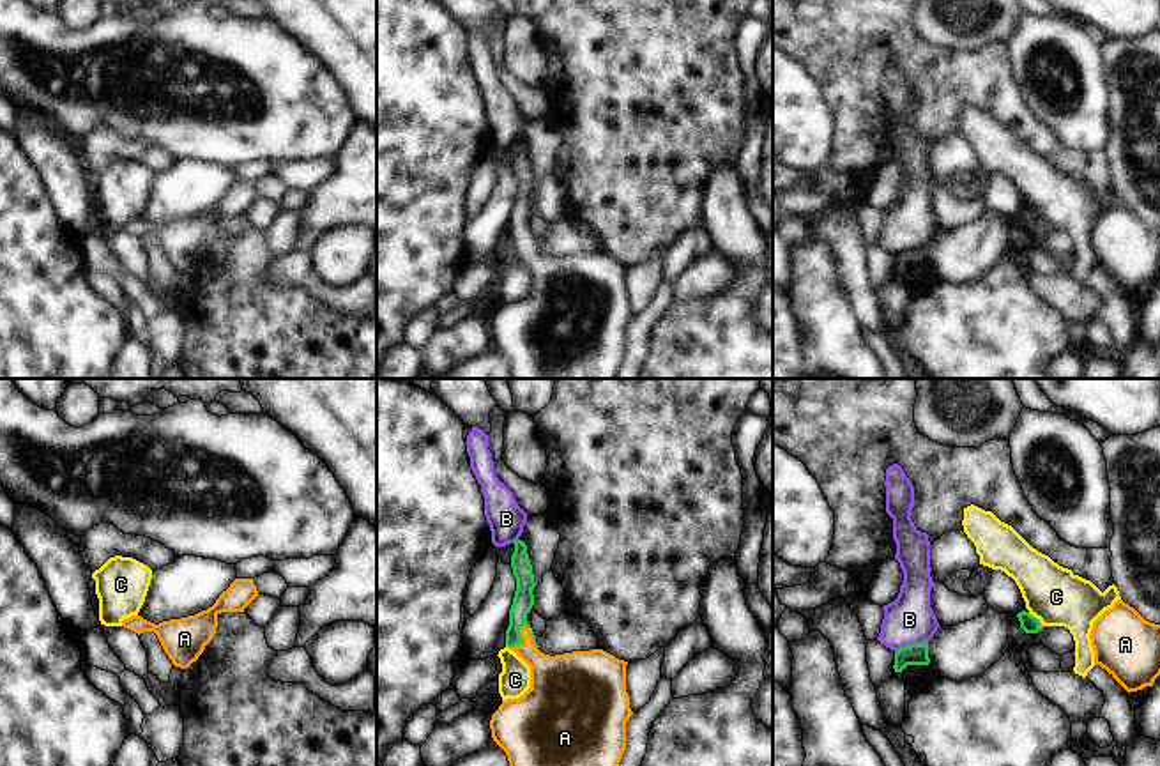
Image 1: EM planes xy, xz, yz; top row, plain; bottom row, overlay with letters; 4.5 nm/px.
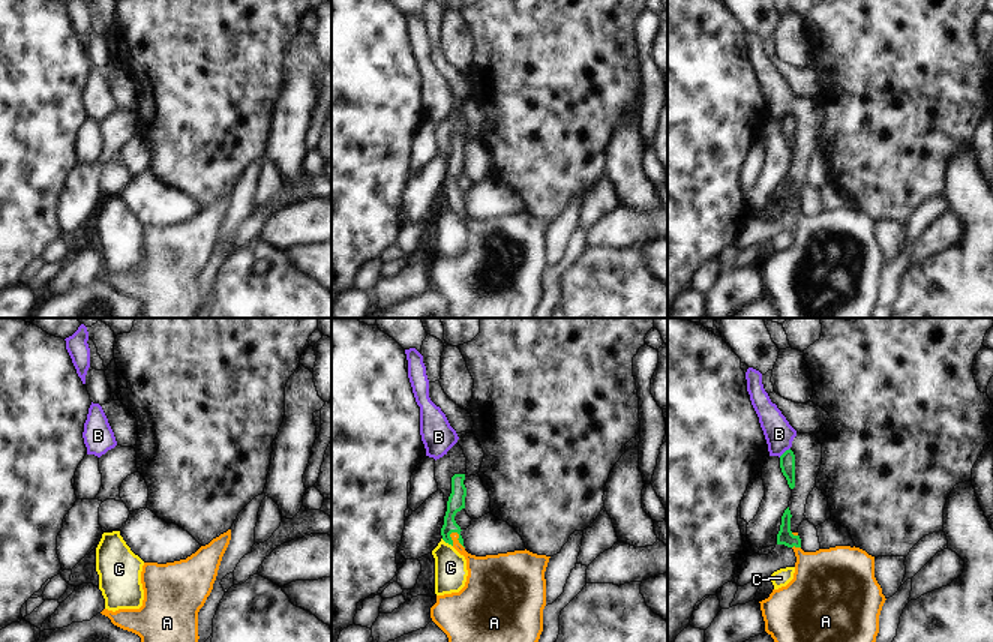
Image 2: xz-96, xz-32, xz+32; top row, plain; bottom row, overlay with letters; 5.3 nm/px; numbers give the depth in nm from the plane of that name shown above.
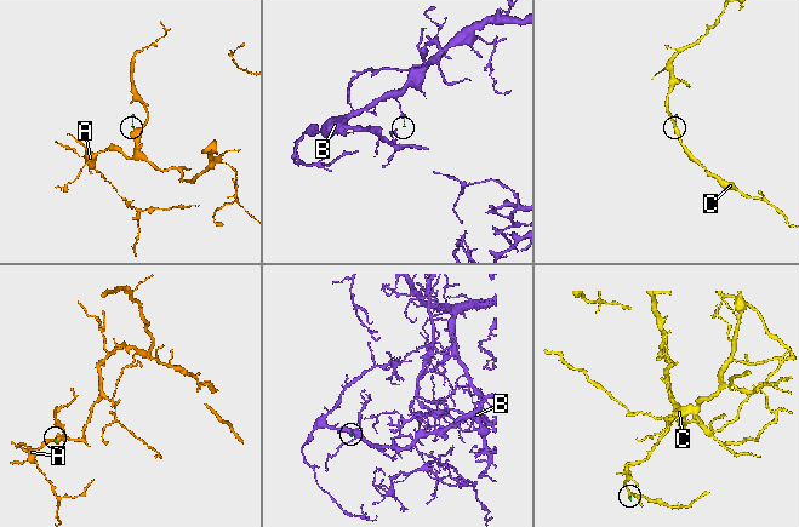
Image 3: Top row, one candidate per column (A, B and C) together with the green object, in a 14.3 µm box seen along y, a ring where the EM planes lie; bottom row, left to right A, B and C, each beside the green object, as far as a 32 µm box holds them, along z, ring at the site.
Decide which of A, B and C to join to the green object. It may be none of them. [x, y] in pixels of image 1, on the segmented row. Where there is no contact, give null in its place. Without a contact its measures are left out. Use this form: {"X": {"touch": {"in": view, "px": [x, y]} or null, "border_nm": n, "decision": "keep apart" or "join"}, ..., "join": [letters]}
{"A": {"touch": {"in": "xz", "px": [520, 637]}, "border_nm": 140, "decision": "join"}, "B": {"touch": {"in": "yz", "px": [911, 644]}, "border_nm": 160, "decision": "keep apart"}, "C": {"touch": {"in": "yz", "px": [1033, 616]}, "border_nm": 90, "decision": "keep apart"}, "join": ["A"]}

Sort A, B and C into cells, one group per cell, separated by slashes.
A / B / C

